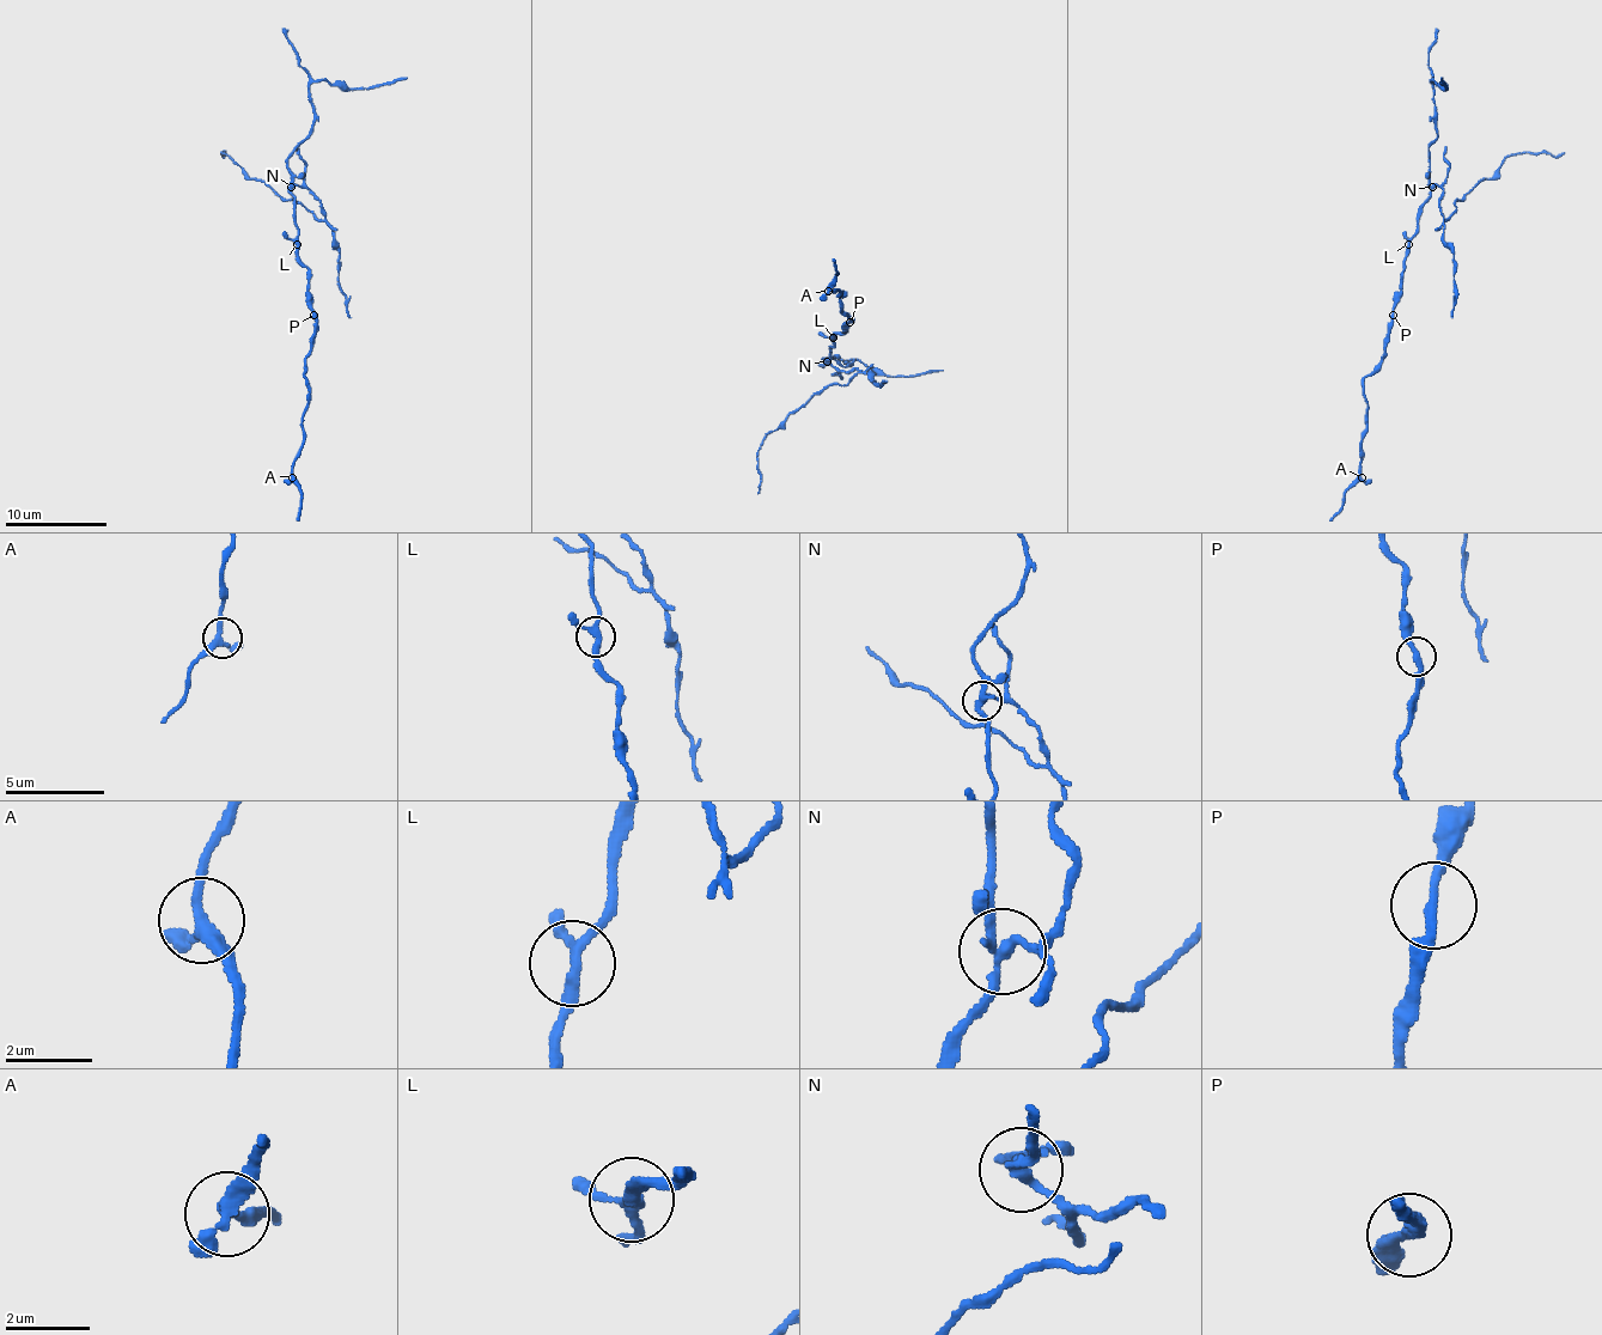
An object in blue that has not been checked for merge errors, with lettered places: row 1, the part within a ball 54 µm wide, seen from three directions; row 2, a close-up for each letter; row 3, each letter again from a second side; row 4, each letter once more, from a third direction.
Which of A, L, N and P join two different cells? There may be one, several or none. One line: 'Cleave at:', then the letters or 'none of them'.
Cleave at: N

